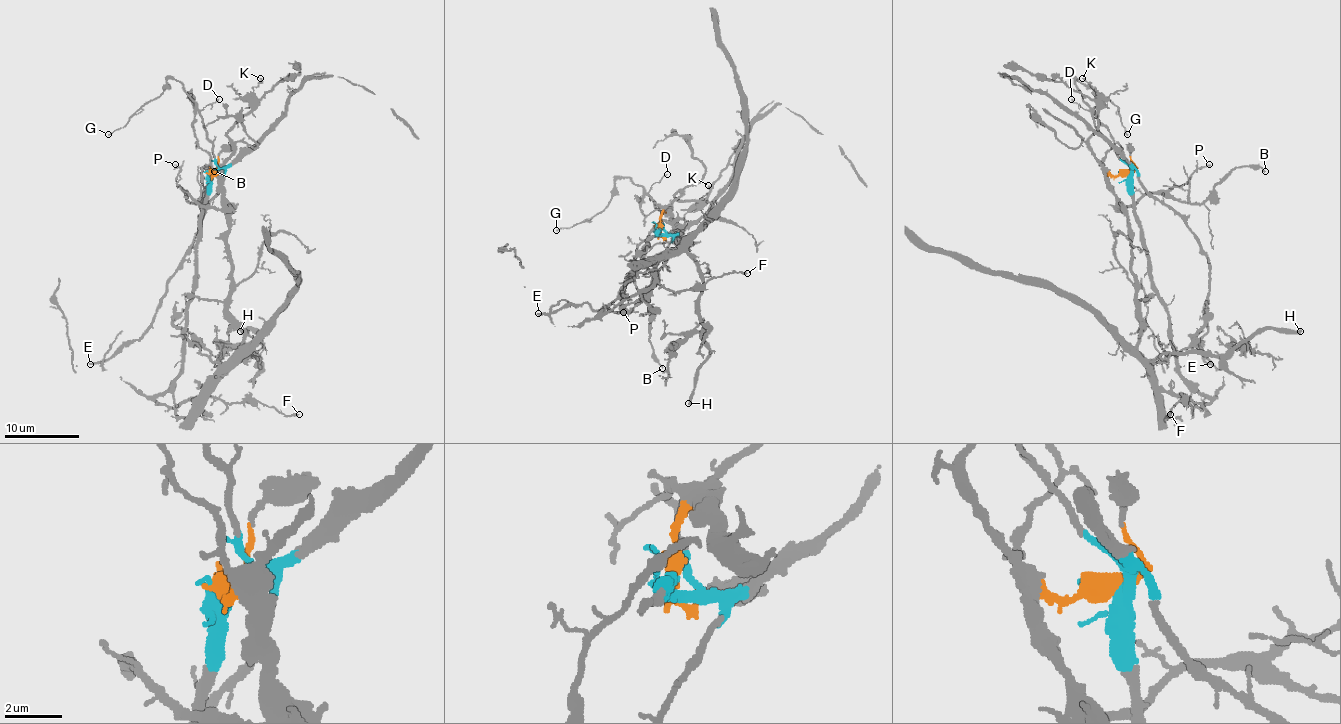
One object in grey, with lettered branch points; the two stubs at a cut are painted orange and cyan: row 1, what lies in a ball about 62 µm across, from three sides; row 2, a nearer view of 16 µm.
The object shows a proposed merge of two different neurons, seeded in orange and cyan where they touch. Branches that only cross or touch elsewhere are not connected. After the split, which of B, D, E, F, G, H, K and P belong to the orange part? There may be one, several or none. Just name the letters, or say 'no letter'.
B, F, H, K, P

